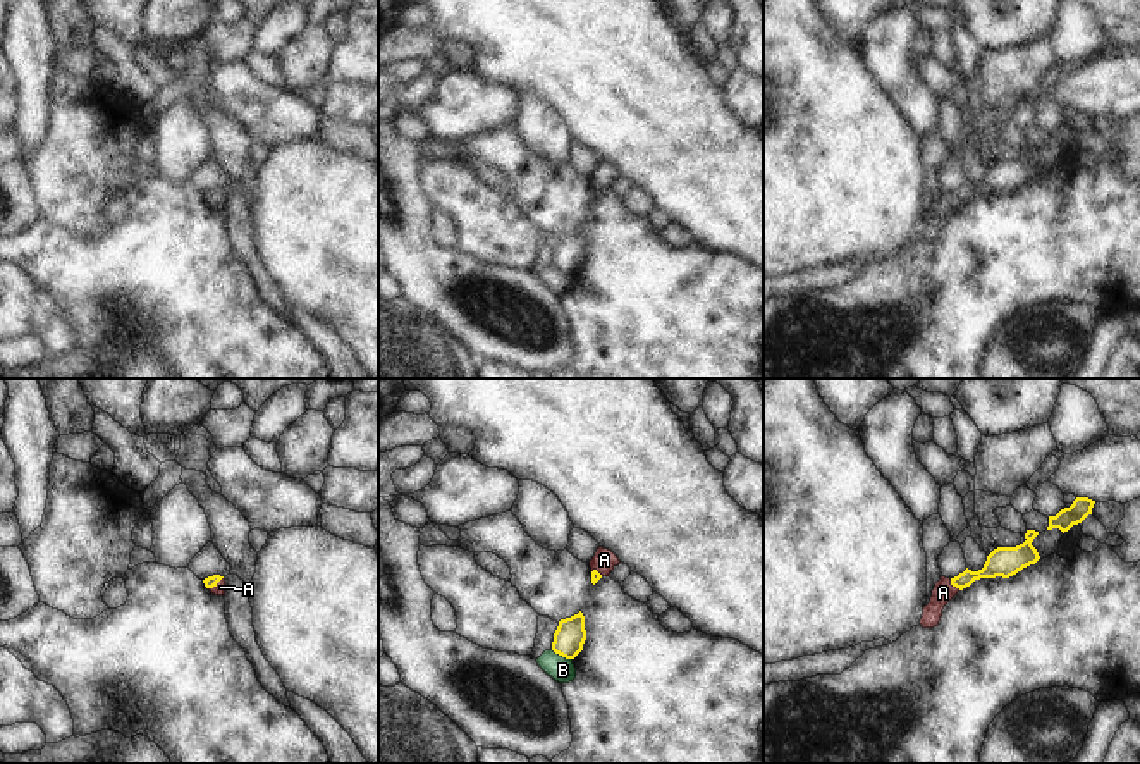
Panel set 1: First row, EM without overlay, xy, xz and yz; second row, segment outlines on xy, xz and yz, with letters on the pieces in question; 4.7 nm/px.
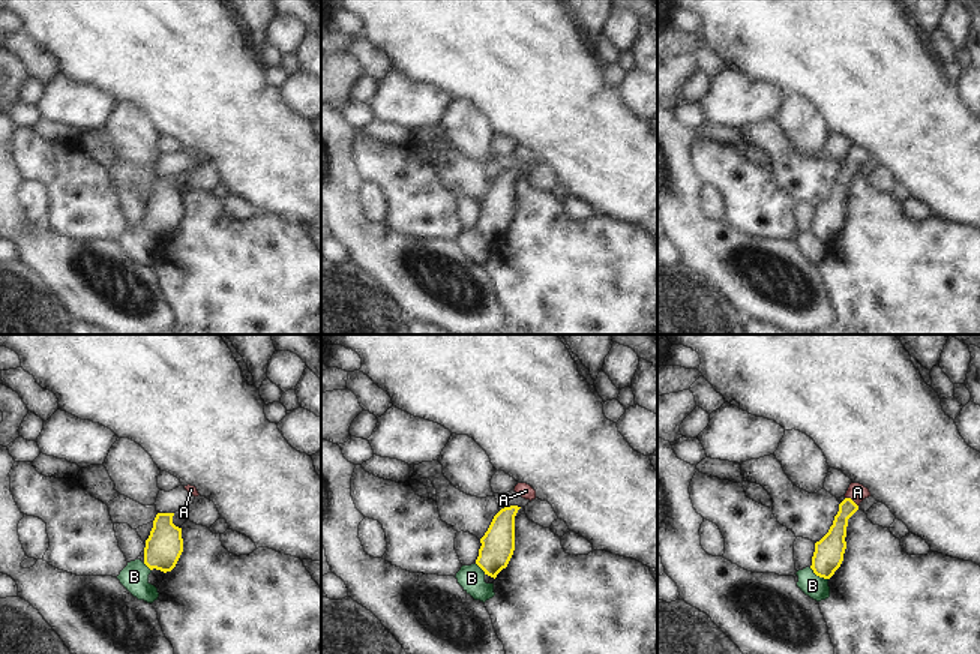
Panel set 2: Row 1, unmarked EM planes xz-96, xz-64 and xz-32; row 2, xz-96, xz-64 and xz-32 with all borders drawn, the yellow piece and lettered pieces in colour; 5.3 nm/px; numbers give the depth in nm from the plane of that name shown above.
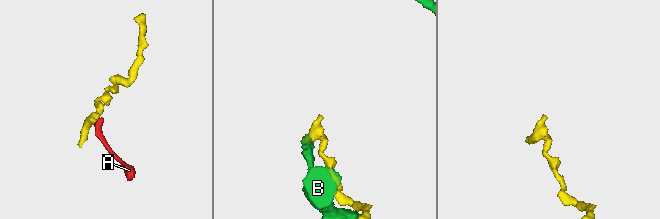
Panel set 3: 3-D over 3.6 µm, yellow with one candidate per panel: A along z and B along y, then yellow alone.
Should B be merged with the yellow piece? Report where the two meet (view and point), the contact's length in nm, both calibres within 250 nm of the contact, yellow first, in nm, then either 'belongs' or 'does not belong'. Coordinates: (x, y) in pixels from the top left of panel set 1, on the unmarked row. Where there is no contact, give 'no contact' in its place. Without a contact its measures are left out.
meets yellow in xz at (561, 269); contact 120 nm long; 140 nm thick on the yellow side, 120 nm on the other; does not belong

